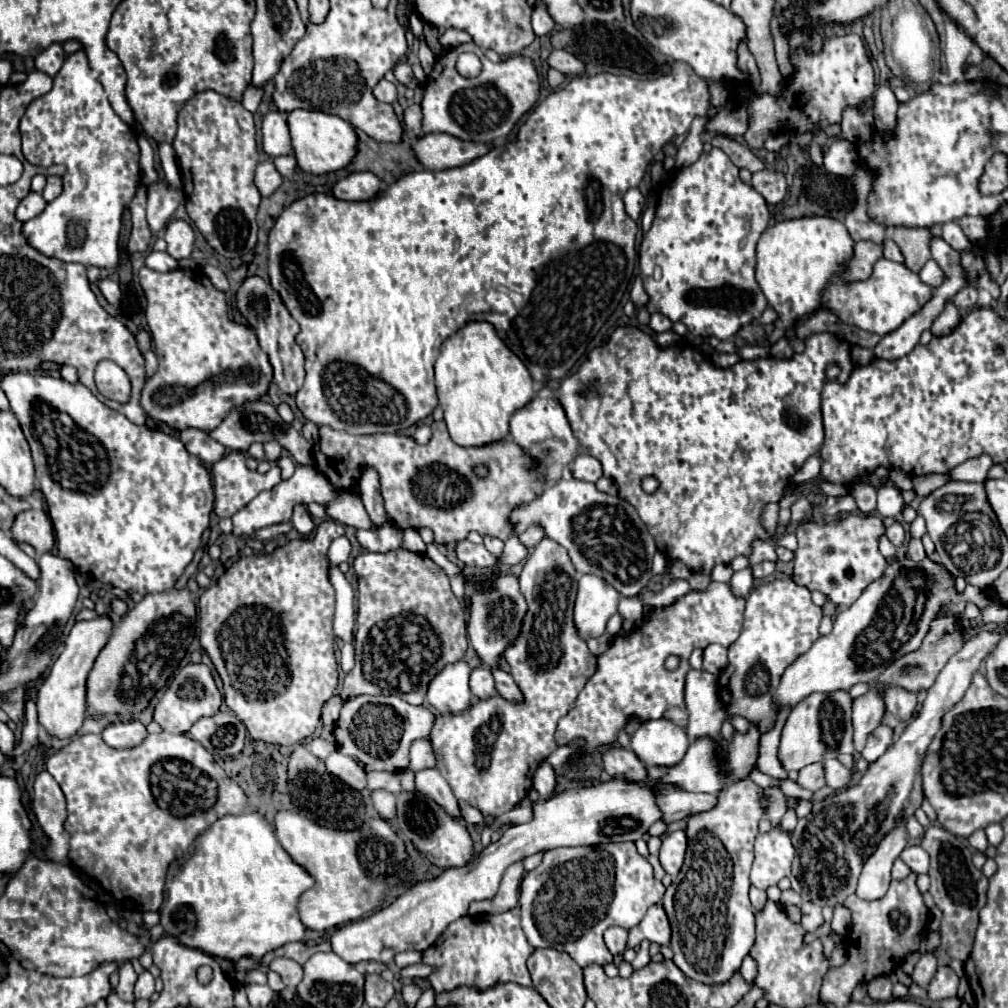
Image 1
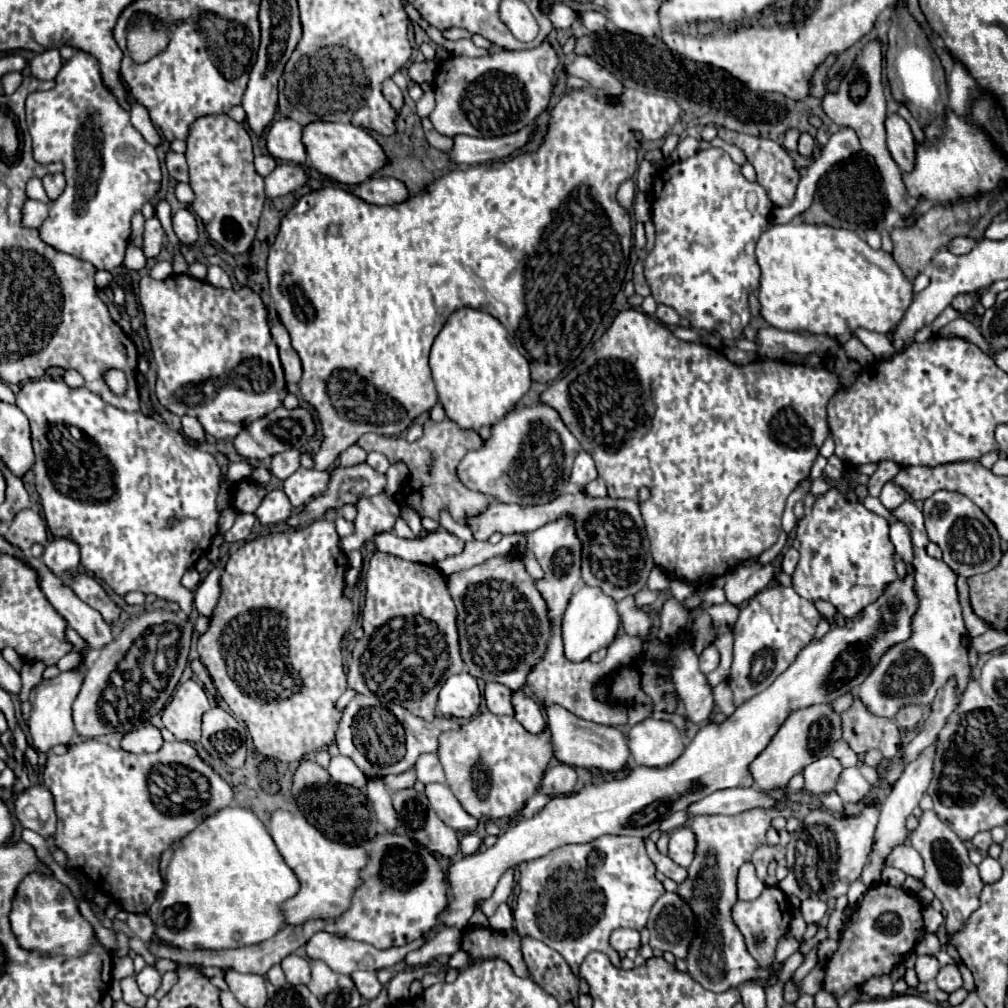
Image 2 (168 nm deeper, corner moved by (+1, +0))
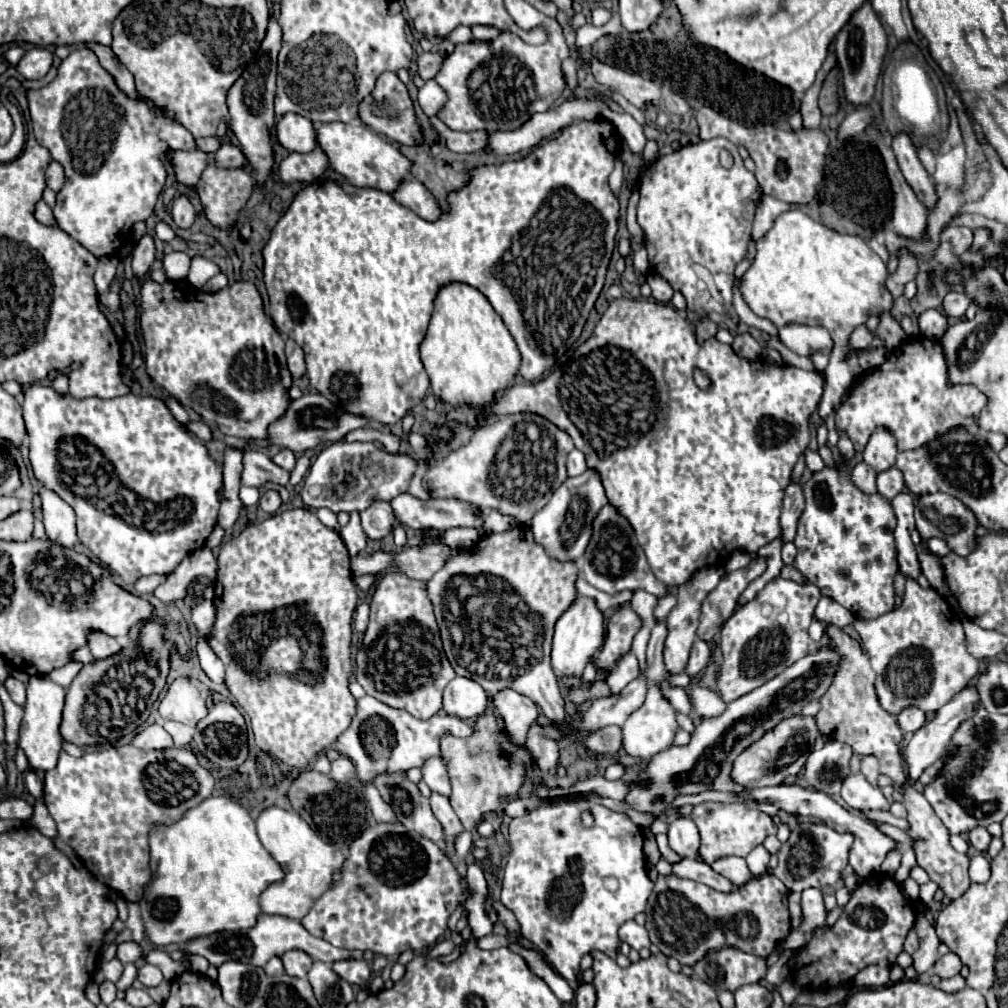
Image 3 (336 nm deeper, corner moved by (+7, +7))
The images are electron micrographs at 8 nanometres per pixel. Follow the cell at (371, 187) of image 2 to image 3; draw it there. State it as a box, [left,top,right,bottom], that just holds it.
[392,176,444,222]

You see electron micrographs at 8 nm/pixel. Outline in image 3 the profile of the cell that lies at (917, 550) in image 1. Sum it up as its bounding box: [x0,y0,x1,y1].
[854,580,980,714]

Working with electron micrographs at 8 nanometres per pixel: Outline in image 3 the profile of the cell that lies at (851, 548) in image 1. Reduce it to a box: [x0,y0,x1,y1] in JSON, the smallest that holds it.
[794,464,898,620]

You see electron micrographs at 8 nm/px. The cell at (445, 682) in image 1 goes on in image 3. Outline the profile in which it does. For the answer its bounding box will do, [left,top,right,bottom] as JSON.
[444,676,488,718]

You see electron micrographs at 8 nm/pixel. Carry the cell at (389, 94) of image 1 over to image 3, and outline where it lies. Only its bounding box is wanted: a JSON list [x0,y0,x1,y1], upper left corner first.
[358,72,424,146]

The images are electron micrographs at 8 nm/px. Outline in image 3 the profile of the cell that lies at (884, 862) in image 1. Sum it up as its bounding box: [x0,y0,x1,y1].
[904,686,980,780]

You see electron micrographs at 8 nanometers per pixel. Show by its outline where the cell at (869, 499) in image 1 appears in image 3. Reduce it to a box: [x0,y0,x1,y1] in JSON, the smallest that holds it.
[864,428,896,472]

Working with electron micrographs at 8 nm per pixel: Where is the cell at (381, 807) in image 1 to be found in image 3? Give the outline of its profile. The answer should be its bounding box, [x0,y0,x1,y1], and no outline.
[364,784,396,822]

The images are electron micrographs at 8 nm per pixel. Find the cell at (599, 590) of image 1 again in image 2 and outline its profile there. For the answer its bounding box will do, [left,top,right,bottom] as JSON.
[562,585,618,661]

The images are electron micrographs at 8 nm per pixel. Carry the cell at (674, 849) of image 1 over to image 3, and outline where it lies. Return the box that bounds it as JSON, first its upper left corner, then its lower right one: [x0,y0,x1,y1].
[668,816,700,858]

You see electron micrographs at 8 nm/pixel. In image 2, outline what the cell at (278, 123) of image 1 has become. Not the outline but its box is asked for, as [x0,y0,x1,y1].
[266,117,306,163]

